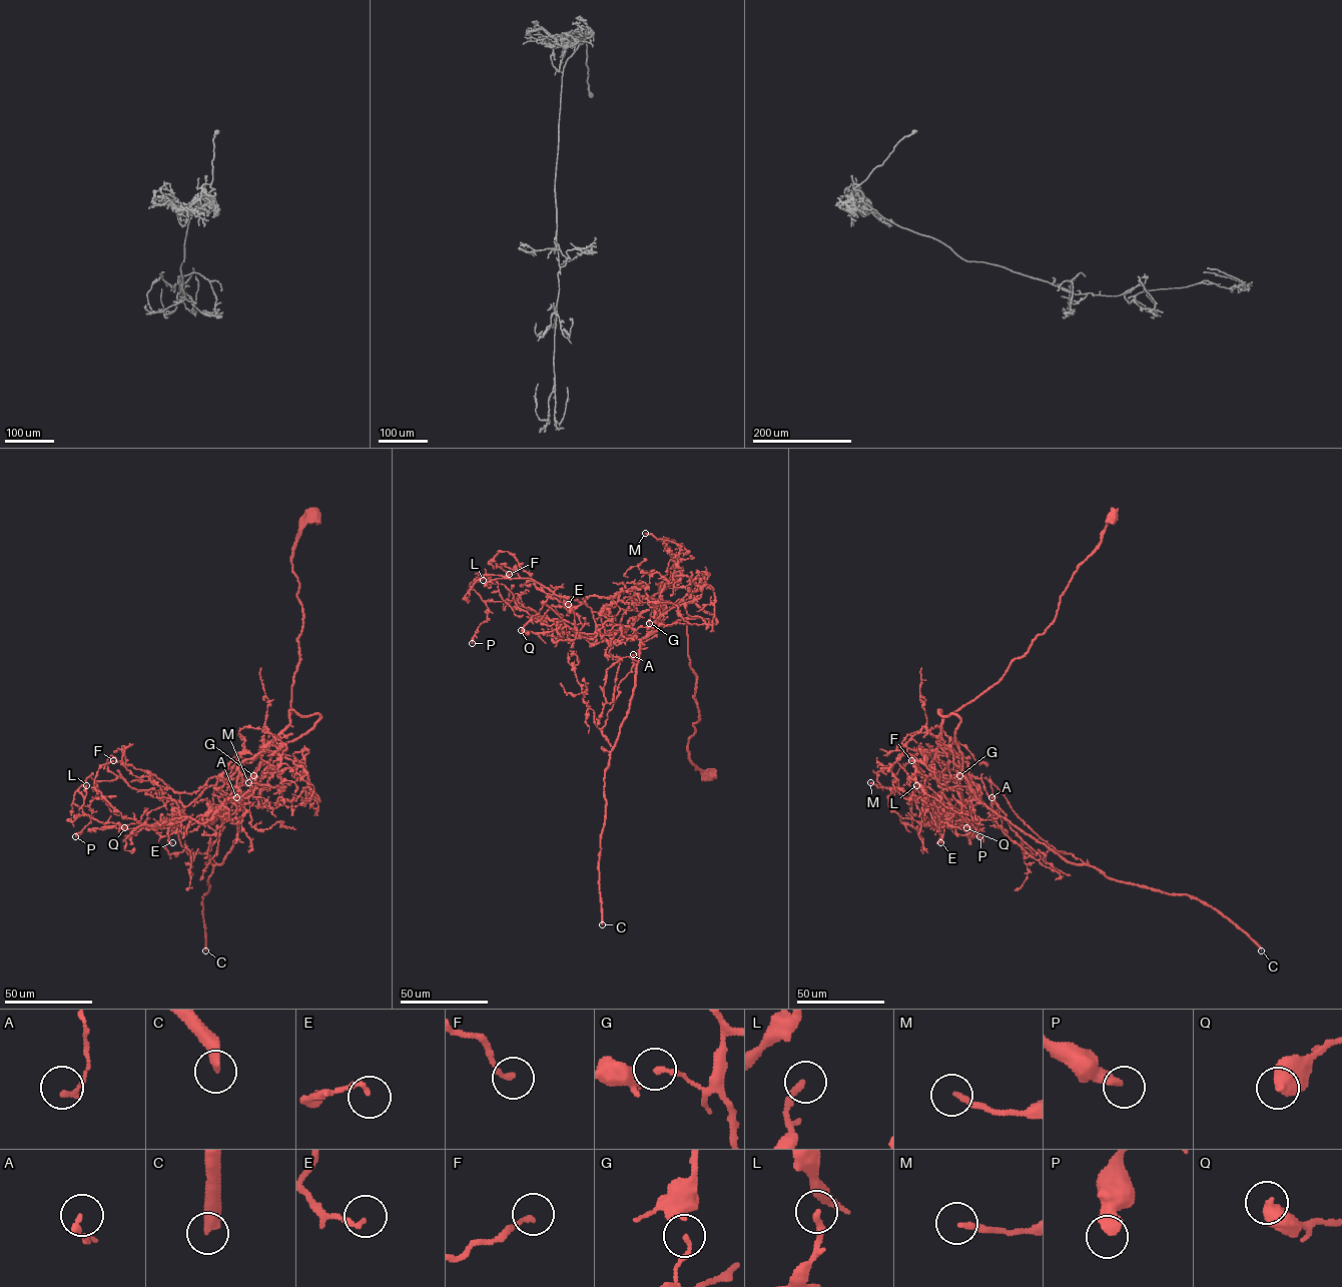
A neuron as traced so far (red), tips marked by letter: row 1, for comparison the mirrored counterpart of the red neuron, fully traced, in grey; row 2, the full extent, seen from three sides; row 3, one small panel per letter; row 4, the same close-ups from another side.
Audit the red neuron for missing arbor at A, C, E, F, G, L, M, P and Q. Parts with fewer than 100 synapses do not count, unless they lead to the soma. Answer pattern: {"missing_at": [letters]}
{"missing_at": ["C"]}

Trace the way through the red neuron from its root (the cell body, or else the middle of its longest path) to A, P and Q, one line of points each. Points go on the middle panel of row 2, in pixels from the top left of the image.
A: (707, 775), (688, 749), (699, 710), (686, 606), (659, 606), (612, 747), (600, 730), (633, 654)
P: (707, 775), (688, 749), (685, 604), (654, 600), (590, 643), (483, 577), (472, 643)
Q: (707, 775), (688, 749), (699, 710), (685, 604), (654, 600), (614, 643), (590, 643), (563, 621), (521, 630)

